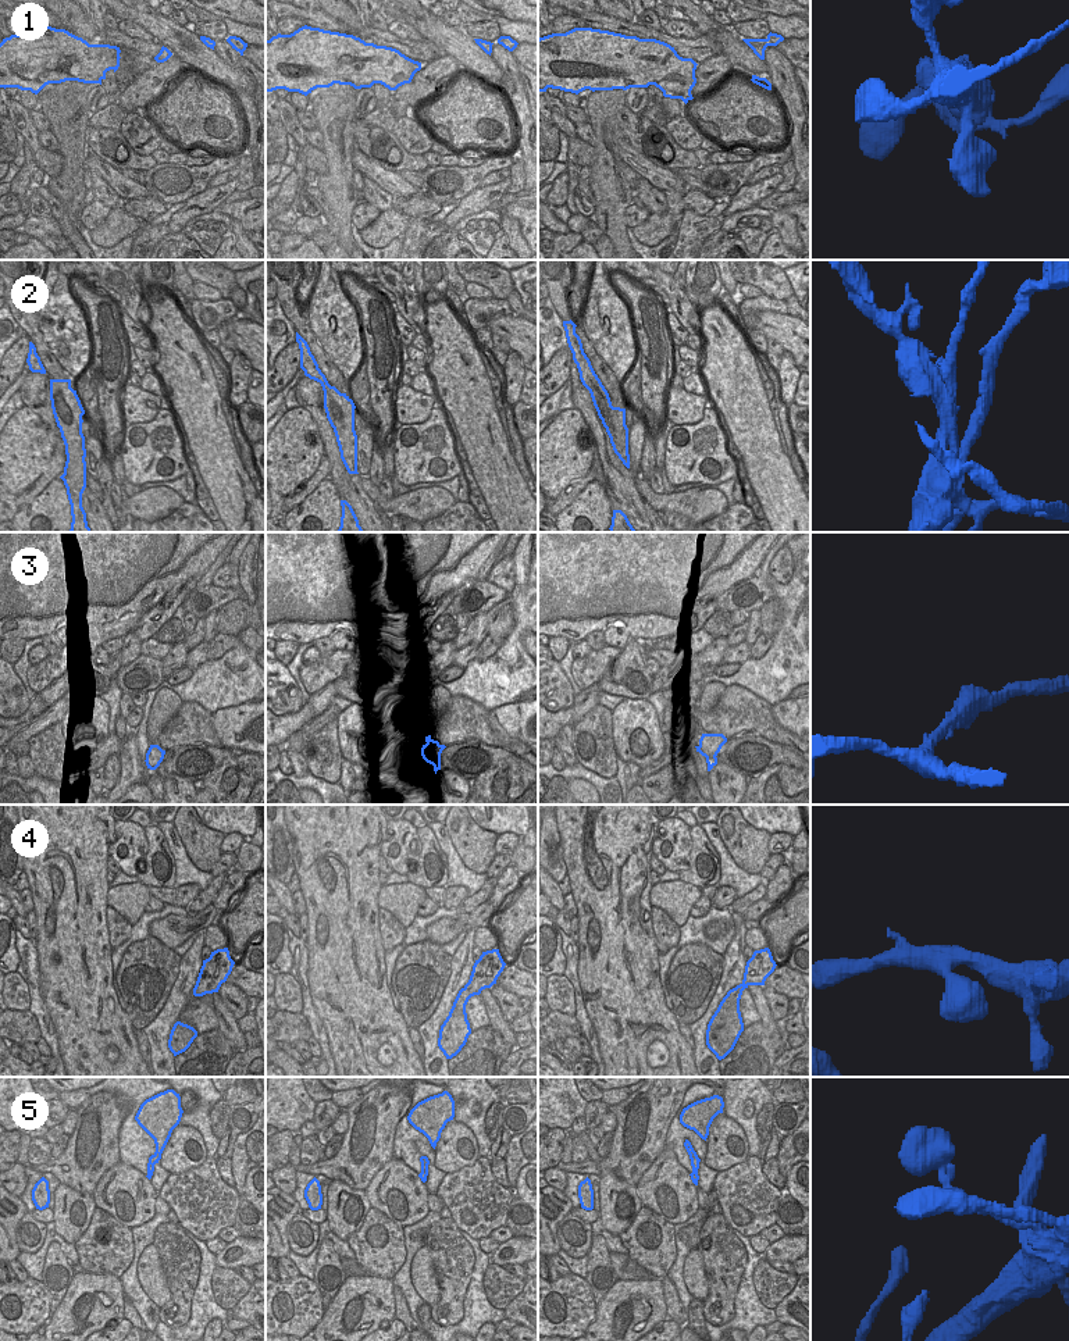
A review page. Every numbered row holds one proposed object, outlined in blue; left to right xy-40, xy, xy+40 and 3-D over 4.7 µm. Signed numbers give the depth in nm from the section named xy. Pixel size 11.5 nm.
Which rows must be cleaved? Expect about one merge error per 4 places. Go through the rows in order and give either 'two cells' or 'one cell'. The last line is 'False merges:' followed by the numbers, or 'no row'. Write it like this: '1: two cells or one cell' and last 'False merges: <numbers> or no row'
1: one cell
2: two cells
3: one cell
4: one cell
5: one cell
False merges: 2

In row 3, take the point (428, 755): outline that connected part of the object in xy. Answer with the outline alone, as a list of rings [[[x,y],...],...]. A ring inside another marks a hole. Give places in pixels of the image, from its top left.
[[[431,735],[425,737],[425,742],[427,743],[421,748],[421,756],[427,763],[434,766],[436,774],[436,771],[441,770],[441,753],[446,746],[434,741]]]

